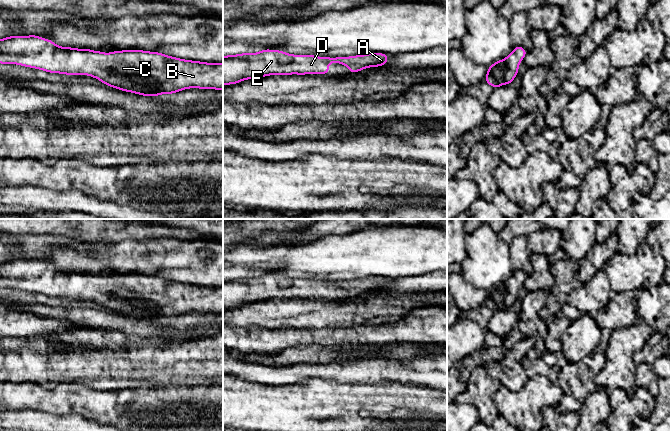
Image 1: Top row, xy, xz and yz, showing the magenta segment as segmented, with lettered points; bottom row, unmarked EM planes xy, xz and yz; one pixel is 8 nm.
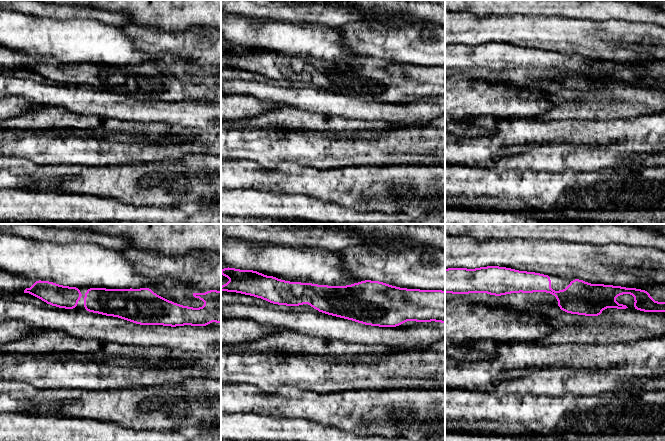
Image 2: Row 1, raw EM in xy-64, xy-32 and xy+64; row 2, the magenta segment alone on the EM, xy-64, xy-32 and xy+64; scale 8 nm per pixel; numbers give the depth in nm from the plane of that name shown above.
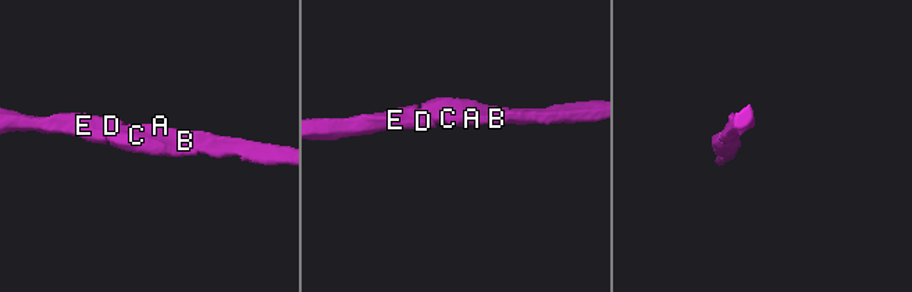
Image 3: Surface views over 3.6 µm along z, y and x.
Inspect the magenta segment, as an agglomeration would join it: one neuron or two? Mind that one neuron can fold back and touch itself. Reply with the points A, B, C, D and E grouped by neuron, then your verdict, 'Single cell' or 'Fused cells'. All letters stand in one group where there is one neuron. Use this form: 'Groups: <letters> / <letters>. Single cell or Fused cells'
Groups: A B C D E. Single cell

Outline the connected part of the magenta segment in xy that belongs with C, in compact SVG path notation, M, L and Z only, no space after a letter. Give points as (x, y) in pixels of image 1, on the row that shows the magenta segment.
M37 35L0 40L0 63L49 73L88 75L105 85L152 97L188 88L223 90L223 63L206 63L142 50L102 53L60 47Z

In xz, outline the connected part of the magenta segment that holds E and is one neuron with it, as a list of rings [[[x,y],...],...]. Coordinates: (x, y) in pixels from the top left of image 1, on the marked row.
[[[264,49],[258,53],[242,53],[223,56],[223,85],[237,84],[246,79],[291,74],[330,74],[329,63],[339,63],[355,73],[367,67],[378,67],[388,63],[384,53],[368,53],[350,57],[318,57],[315,55],[293,55],[280,50]]]

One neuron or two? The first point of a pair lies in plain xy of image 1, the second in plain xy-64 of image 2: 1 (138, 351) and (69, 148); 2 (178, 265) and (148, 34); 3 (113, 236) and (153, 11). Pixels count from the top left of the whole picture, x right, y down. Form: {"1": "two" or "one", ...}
{"1": "one", "2": "one", "3": "two"}

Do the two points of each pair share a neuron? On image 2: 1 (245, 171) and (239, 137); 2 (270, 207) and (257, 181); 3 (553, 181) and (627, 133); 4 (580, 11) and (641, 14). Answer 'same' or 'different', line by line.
1: different
2: different
3: different
4: same

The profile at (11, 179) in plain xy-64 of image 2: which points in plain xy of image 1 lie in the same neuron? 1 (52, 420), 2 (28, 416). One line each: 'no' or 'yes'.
1: no
2: no

